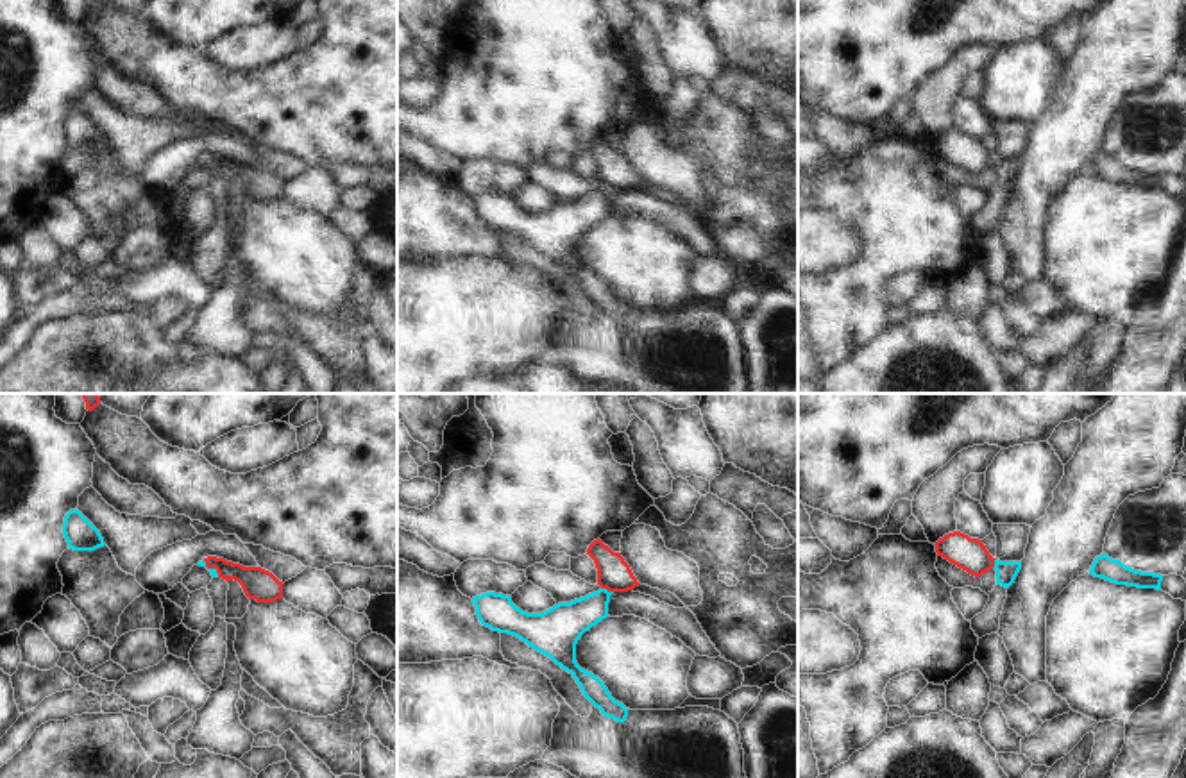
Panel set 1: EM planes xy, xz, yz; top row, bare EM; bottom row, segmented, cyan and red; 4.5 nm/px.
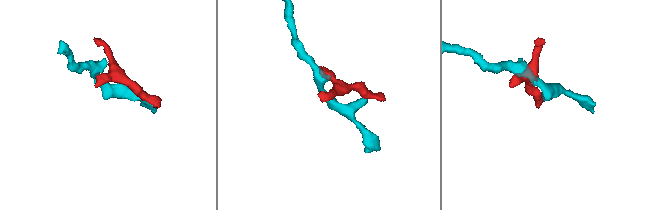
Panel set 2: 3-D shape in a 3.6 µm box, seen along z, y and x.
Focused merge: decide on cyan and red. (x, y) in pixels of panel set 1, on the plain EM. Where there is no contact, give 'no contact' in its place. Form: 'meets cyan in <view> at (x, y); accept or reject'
meets cyan in xz at (605, 188); reject

